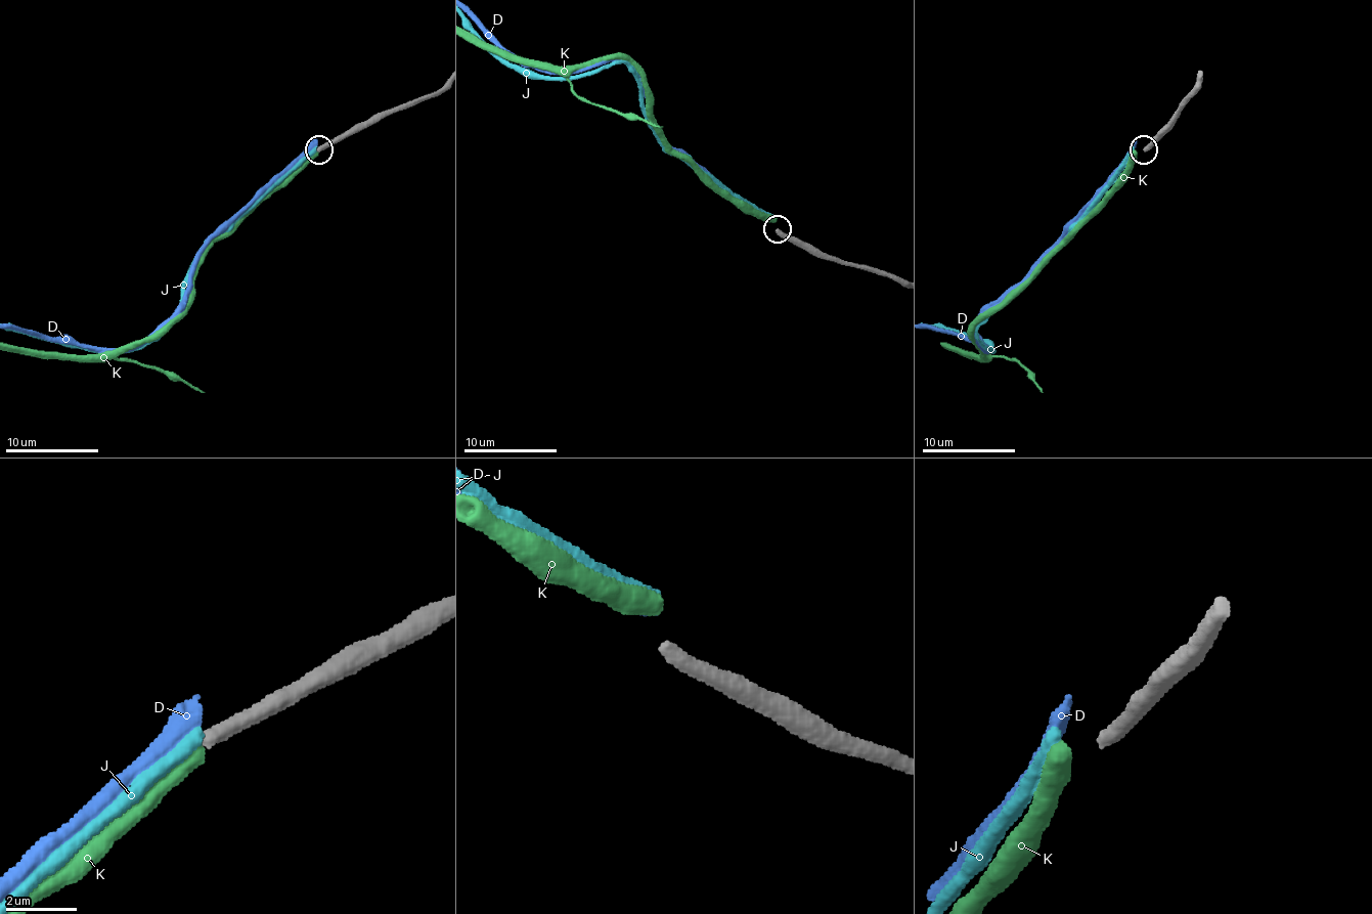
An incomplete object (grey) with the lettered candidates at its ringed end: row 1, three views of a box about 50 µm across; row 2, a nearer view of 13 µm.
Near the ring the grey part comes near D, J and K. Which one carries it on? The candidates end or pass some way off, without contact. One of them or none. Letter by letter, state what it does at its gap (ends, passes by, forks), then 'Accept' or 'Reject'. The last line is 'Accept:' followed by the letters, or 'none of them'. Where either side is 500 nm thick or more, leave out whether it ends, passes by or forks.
D: Reject
J: It ends there. Accept
K: Reject
Accept: J

